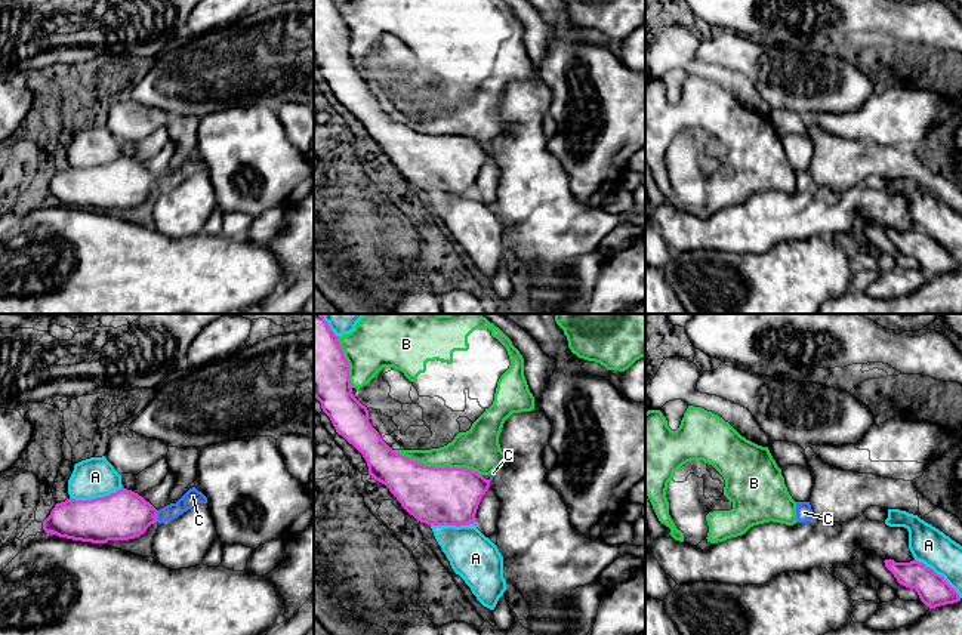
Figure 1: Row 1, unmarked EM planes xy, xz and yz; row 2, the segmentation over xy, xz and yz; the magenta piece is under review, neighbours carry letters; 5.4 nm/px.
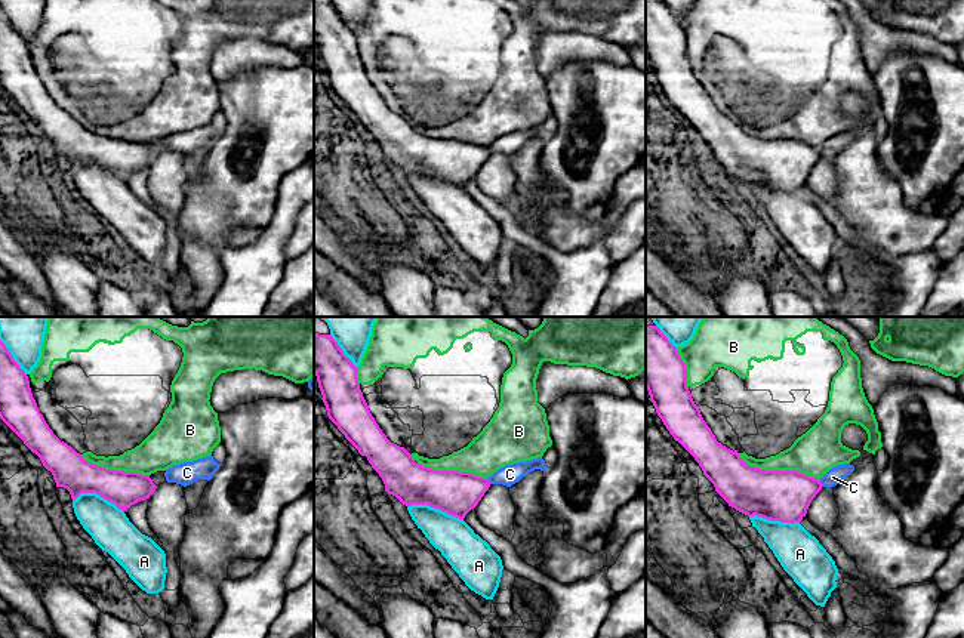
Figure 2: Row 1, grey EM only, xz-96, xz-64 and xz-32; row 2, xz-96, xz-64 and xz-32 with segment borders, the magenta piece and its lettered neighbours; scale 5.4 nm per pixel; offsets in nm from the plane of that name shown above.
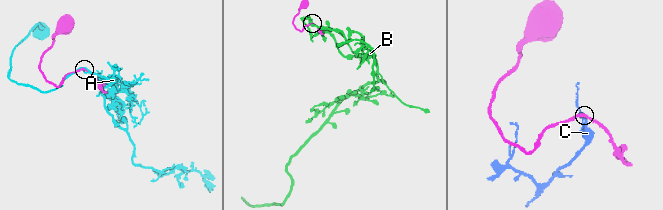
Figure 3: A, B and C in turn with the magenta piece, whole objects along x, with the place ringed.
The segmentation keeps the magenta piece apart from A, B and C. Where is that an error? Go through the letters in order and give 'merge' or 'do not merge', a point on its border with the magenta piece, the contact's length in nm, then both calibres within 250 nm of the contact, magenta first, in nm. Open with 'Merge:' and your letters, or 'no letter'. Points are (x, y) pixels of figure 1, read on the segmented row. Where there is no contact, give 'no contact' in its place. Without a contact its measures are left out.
Merge: no letter
A: do not merge; meets magenta in xy at (96, 498); contact 300 nm long; 260 nm thick on the magenta side, 220 nm on the other
B: do not merge; meets magenta in xz at (438, 468); contact 500 nm long; 320 nm thick on the magenta side, 240 nm on the other
C: do not merge; meets magenta in xy at (156, 517); contact 60 nm long; 260 nm thick on the magenta side, 90 nm on the other

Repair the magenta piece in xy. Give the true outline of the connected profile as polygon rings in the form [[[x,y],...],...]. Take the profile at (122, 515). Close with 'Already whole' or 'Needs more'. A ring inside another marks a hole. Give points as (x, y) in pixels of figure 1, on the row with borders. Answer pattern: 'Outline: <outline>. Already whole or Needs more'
Outline: [[[121,487],[92,500],[56,503],[43,530],[73,540],[107,543],[139,537],[157,523],[157,509],[138,493]]]. Already whole

